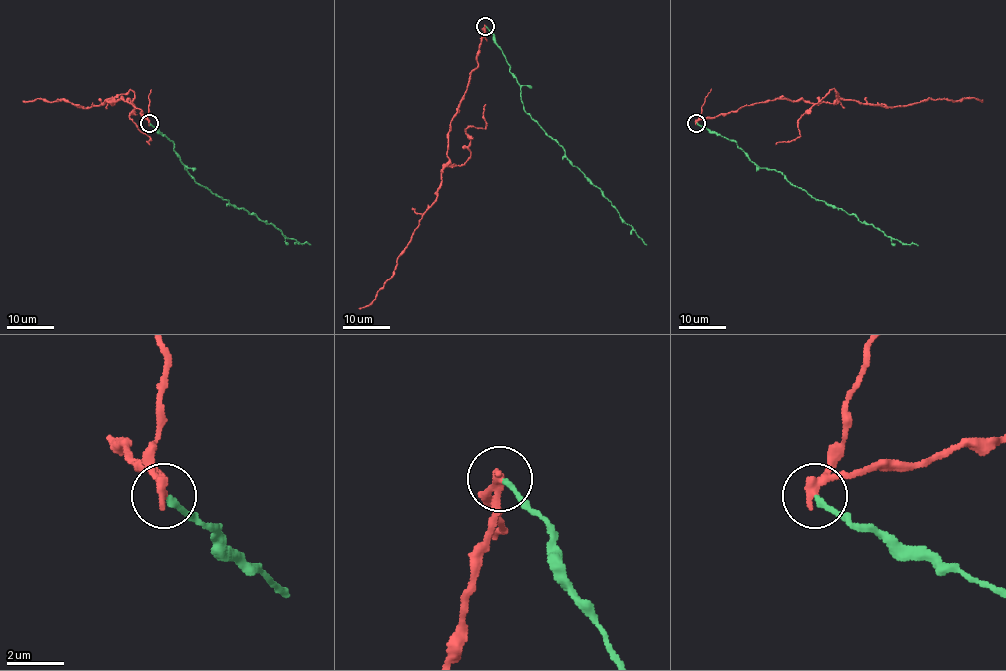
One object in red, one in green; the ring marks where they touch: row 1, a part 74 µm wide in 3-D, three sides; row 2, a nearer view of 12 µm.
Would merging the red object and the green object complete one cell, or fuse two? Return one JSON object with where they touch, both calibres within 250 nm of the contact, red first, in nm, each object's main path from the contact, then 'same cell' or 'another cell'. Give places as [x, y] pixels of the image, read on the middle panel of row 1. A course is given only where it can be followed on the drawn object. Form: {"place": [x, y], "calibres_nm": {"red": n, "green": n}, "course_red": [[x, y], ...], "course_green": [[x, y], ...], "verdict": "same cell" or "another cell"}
{"place": [485, 26], "calibres_nm": {"red": 280, "green": 190}, "course_red": [[485, 26], [478, 67], [451, 121], [449, 163], [442, 170], [437, 199], [419, 220], [394, 274], [359, 309]], "course_green": [[486, 26], [520, 88], [523, 108], [563, 148], [566, 159], [599, 189], [647, 245]], "verdict": "another cell"}

